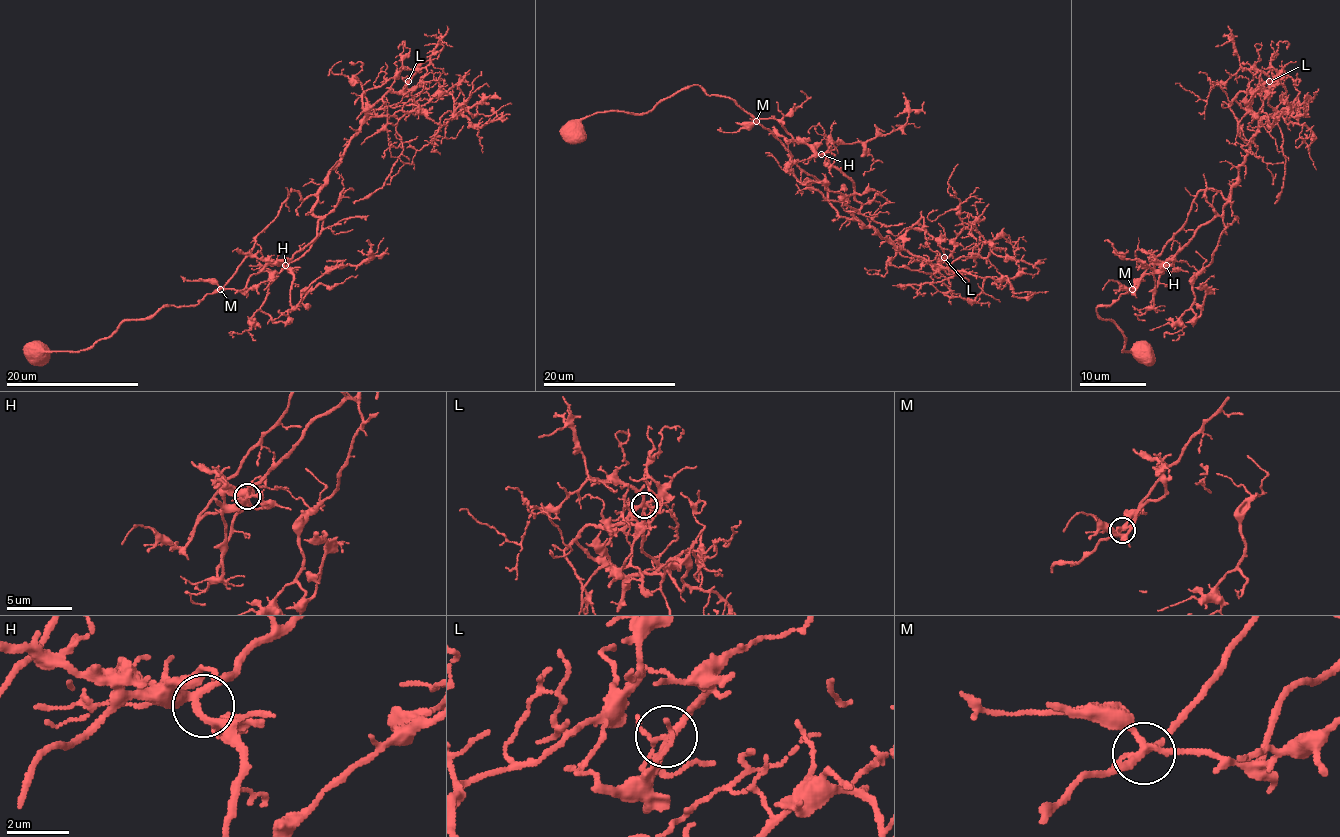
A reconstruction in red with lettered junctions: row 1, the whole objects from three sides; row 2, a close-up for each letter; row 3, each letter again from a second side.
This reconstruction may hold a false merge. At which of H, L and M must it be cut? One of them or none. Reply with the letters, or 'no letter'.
no letter

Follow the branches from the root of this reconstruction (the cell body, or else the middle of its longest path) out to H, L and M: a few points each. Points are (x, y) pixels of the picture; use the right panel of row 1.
H: (1139, 355), (1123, 352), (1123, 332), (1096, 309), (1133, 290), (1156, 264), (1166, 265)
L: (1139, 355), (1096, 309), (1138, 284), (1201, 191), (1231, 196), (1257, 129), (1236, 96), (1269, 81)
M: (1139, 355), (1123, 352), (1123, 332), (1096, 312), (1098, 307), (1111, 305), (1133, 289)

